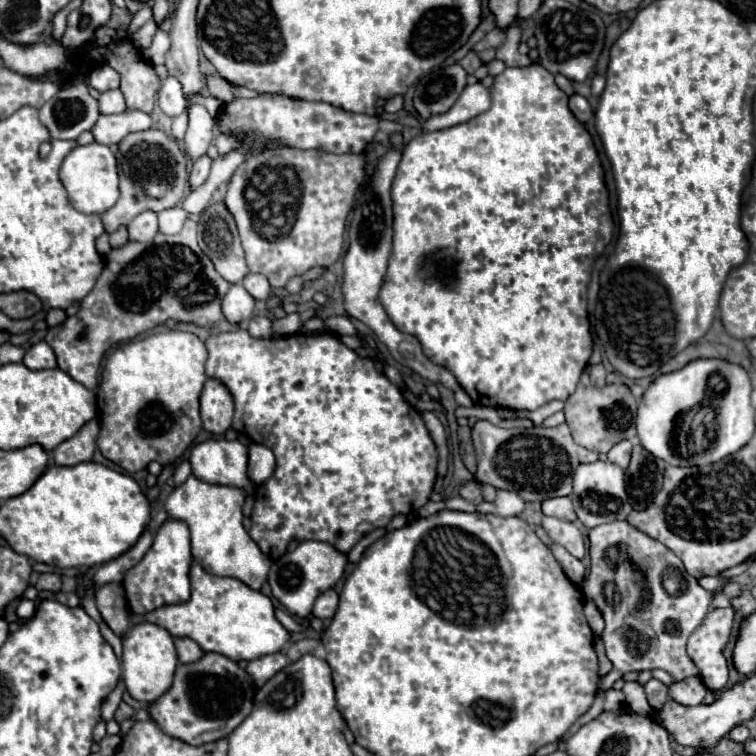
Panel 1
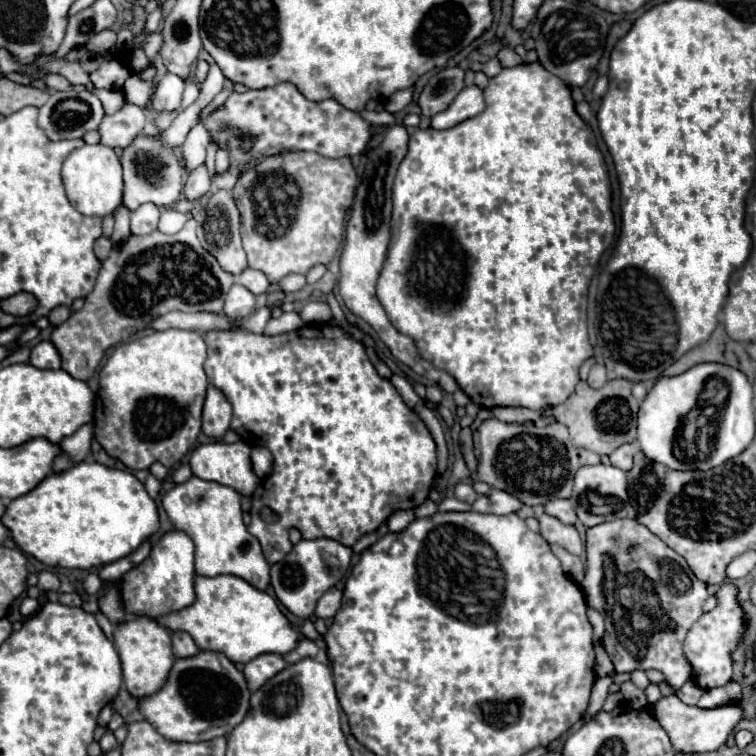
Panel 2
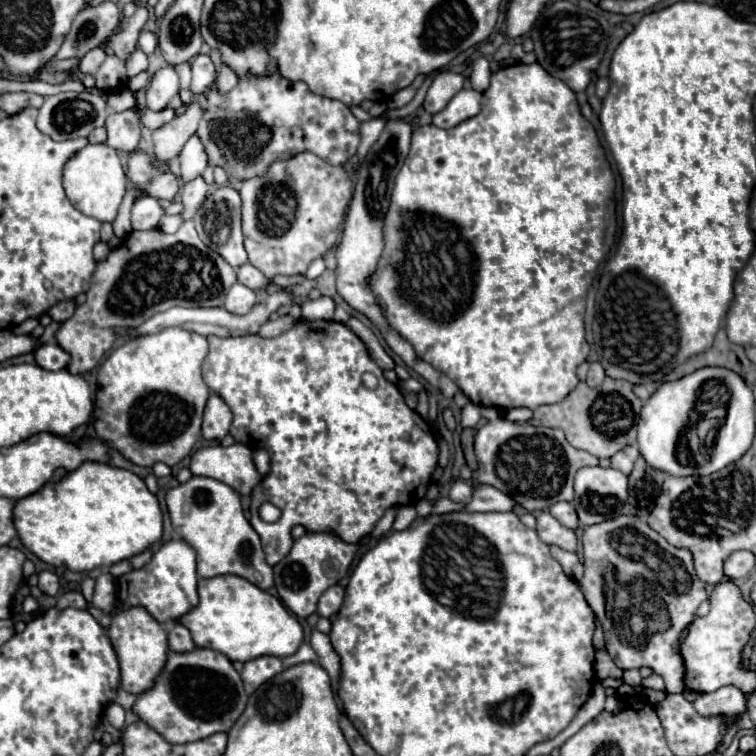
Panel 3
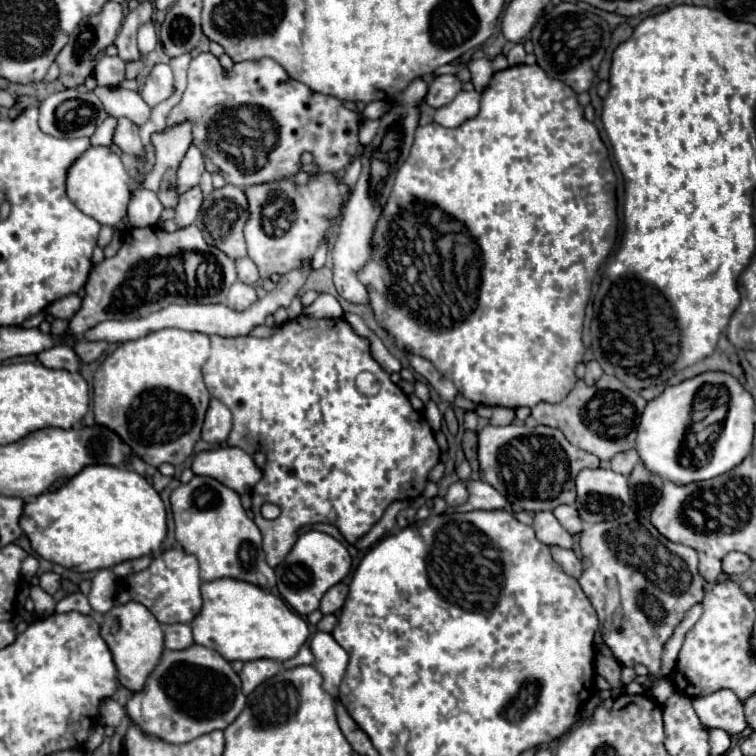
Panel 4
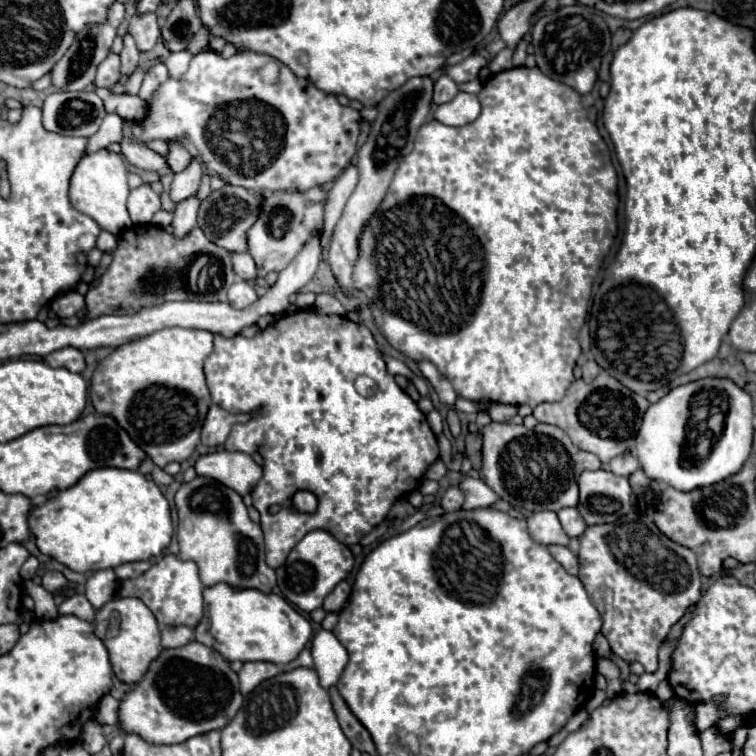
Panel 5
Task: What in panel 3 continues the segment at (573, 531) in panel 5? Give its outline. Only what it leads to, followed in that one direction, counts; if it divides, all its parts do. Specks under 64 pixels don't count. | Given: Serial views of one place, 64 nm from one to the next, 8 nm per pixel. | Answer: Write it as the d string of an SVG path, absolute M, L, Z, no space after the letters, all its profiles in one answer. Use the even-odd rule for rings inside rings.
M558 502L558 504L554 504L554 506L550 508L550 514L552 514L560 524L564 524L566 528L576 530L576 528L580 526L580 524L578 524L576 510L574 510L574 506L572 506L570 502Z

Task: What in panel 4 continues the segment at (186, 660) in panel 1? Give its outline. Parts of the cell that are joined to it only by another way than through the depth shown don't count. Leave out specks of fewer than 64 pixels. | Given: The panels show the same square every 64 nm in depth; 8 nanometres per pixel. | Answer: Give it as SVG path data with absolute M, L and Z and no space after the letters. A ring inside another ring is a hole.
M170 624L164 626L164 646L168 650L184 650L192 646L192 628L188 624Z

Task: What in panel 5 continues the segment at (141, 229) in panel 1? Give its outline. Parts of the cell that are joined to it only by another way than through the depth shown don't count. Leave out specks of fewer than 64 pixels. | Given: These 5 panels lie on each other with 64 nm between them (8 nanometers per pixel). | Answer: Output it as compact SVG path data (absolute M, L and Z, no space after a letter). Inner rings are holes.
M142 184L130 192L128 212L134 224L150 224L152 216L160 210L160 198L148 184Z

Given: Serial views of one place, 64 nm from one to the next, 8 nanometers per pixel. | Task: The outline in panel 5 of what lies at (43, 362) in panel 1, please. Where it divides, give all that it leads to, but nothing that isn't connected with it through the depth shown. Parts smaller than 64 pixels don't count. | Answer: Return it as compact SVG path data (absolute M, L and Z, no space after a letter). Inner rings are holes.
M62 348L62 350L56 350L52 354L48 354L44 358L50 366L58 368L68 368L70 372L82 372L86 368L86 360L84 360L84 354L78 350L78 348Z

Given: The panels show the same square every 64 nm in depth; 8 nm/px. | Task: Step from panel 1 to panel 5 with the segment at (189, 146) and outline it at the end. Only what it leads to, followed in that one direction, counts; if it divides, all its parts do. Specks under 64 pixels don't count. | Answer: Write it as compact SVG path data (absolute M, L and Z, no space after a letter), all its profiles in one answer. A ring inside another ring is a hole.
M194 158L192 164L184 172L174 174L174 180L172 180L172 186L170 186L172 202L178 204L180 200L194 196L200 188L200 178L202 178L202 162L198 158Z

